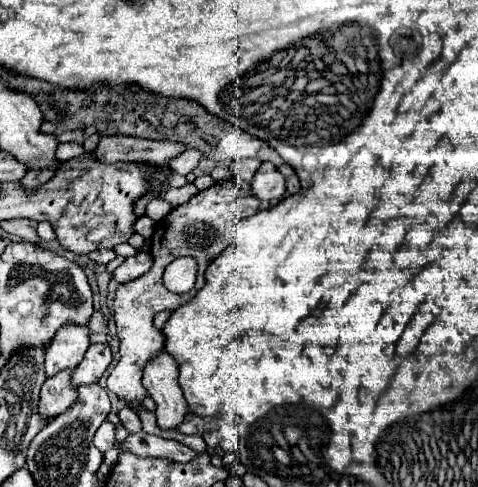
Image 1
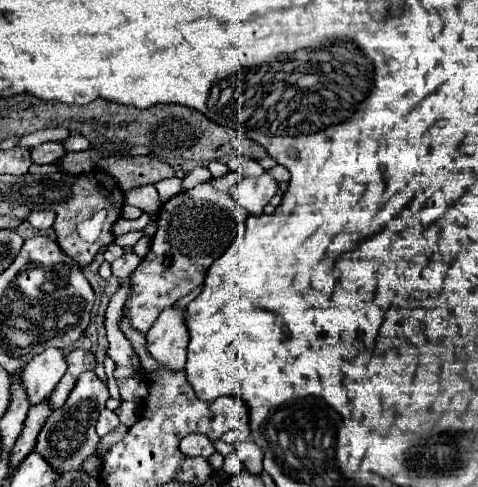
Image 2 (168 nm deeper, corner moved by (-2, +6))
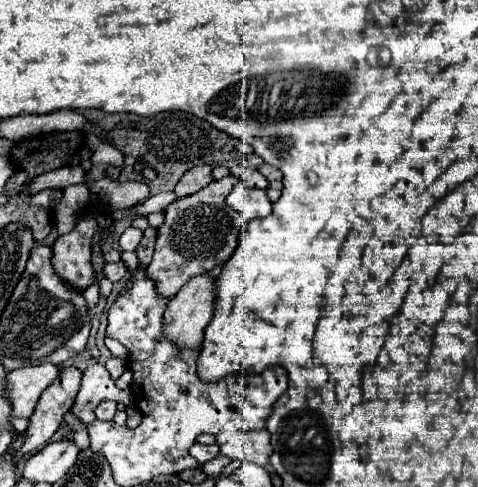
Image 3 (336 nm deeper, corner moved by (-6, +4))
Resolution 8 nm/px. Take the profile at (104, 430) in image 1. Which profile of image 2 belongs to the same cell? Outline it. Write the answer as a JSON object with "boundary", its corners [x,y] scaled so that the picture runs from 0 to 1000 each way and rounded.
{"boundary":[[[220,838],[220,842],[211,842],[211,846],[207,846],[207,862],[203,862],[203,891],[207,891],[207,895],[228,891],[245,871],[249,871],[245,850]]]}

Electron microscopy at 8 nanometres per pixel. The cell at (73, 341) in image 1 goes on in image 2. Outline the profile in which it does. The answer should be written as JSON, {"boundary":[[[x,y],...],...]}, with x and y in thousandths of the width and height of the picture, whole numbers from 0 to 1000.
{"boundary":[[[94,719],[77,727],[40,768],[40,780],[56,805],[56,821],[65,834],[98,821],[98,809],[115,797],[115,789],[132,776],[140,760],[132,719]]]}

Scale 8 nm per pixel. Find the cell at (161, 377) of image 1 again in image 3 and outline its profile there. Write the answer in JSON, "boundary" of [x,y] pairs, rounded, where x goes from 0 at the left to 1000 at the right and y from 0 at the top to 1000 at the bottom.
{"boundary":[[[421,563],[400,571],[374,600],[366,612],[358,612],[358,620],[349,624],[345,649],[341,649],[341,686],[349,690],[349,698],[358,698],[374,719],[387,715],[421,715],[425,702],[425,678],[441,657],[441,632],[446,632],[446,595],[450,595],[450,579],[446,571],[437,571],[437,563]]]}

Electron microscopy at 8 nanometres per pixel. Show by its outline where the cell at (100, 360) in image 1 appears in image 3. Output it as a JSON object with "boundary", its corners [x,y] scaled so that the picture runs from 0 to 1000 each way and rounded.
{"boundary":[[[157,752],[132,756],[123,776],[86,809],[77,838],[65,854],[65,871],[56,879],[56,903],[48,920],[36,928],[40,940],[56,928],[61,932],[82,928],[107,903],[107,895],[123,879],[123,867],[132,862],[132,850],[149,838],[165,805],[169,776],[174,776],[174,764],[165,756]]]}

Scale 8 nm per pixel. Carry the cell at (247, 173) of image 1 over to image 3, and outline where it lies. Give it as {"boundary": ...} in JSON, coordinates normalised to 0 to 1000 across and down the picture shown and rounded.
{"boundary":[[[508,337],[487,341],[483,357],[492,357],[521,386],[559,386],[563,382],[563,374],[554,370],[554,361],[542,349],[525,345],[525,341],[508,341]]]}

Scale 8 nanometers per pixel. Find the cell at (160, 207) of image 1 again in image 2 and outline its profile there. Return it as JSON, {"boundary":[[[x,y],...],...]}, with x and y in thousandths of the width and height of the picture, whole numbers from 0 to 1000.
{"boundary":[[[316,378],[291,382],[291,386],[262,394],[257,419],[274,419],[274,423],[295,427],[308,439],[320,439],[320,435],[333,431],[333,398],[328,398],[324,382],[316,382]]]}

